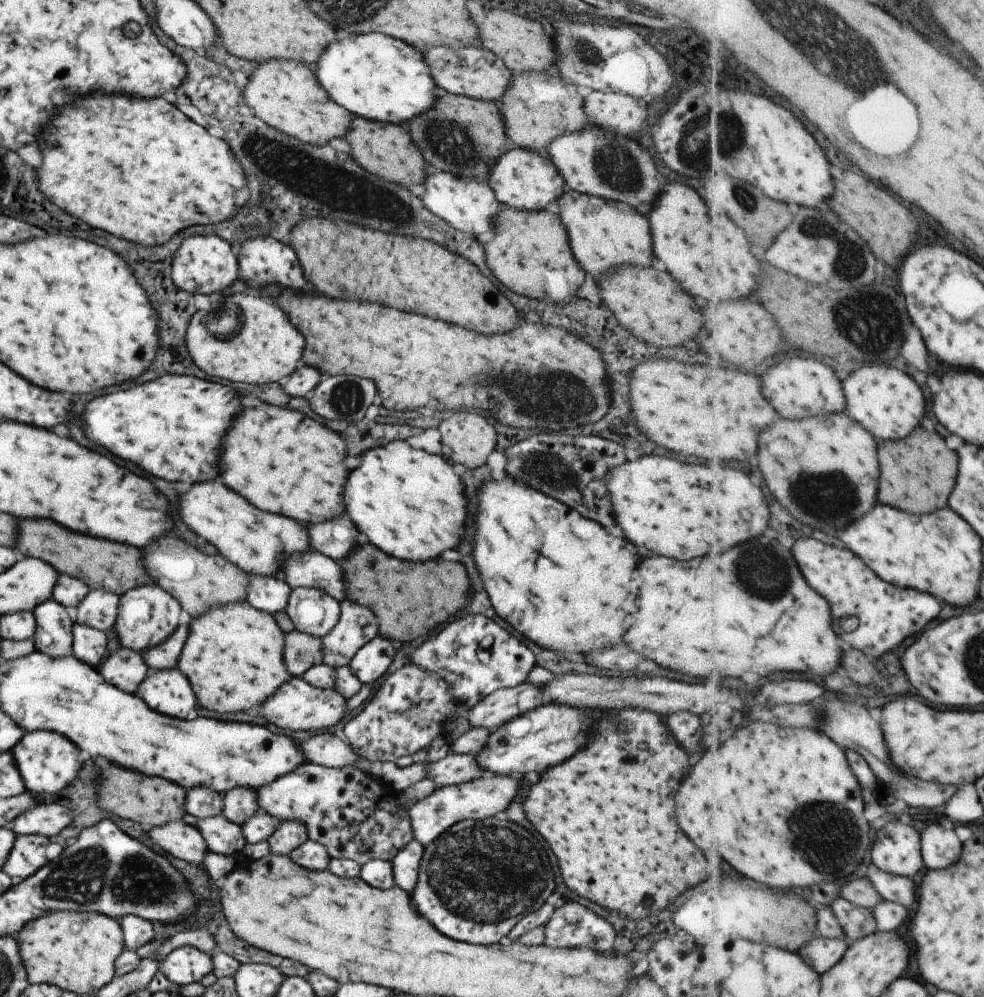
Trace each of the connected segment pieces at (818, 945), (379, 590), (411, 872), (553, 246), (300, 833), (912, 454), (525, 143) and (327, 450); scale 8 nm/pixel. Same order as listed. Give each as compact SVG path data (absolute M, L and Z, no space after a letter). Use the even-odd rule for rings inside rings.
M818 934L813 941L798 950L798 953L822 975L831 970L845 956L849 945L850 941L845 936L830 939Z
M361 539L355 544L352 552L338 564L344 578L344 598L370 608L376 615L378 635L395 646L413 642L414 638L425 638L425 634L433 634L433 628L437 628L443 622L451 622L453 614L457 614L467 602L469 578L465 574L465 568L457 562L445 562L441 558L424 563L400 561Z
M411 839L390 860L395 886L402 888L408 894L417 884L419 861L423 854L424 846Z
M500 203L500 208L496 214L496 217L494 218L493 236L495 236L493 242L483 244L484 257L486 265L489 267L491 272L490 277L493 280L499 281L502 284L503 289L509 289L515 294L541 302L551 302L551 304L567 304L567 302L571 302L571 298L577 294L577 288L583 284L583 278L585 278L585 276L583 276L583 270L579 268L579 264L577 264L577 268L575 268L575 260L573 260L573 256L571 256L571 250L569 250L569 246L567 246L567 234L565 234L565 228L561 226L561 222L559 222L559 218L557 218L555 214L551 214L551 212L543 212L543 209L541 209L541 212L520 211Z
M280 821L267 842L272 855L288 855L289 851L308 839L306 828L299 821Z
M919 428L905 440L897 442L887 442L881 446L881 468L883 468L883 478L881 478L881 498L879 502L885 502L889 506L901 508L913 512L913 514L927 514L937 512L941 508L950 508L949 496L956 488L959 474L959 454L947 448L947 442L939 436L933 434L925 428ZM909 478L915 478L915 486L919 492L909 494Z
M531 71L513 74L510 85L506 87L506 91L497 104L504 120L504 133L508 144L513 147L535 151L541 156L546 156L546 148L553 139L569 133L578 133L588 125L588 120L582 109L582 98L575 91L575 85L548 72Z
M263 404L259 408L243 410L233 420L221 444L223 444L223 454L219 460L219 476L223 478L223 484L241 494L255 508L283 514L297 522L307 522L307 524L317 524L343 514L341 494L347 478L347 468L341 462L345 458L345 444L341 436L335 434L333 430L317 424L307 416L303 418L303 414L299 412Z

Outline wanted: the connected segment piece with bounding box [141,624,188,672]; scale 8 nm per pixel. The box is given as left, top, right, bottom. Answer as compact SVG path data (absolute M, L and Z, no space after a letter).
M179 624L162 643L141 652L150 672L176 668L177 659L188 635L188 624Z

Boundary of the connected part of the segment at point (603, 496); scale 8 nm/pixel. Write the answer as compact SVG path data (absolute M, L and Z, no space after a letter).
M539 432L531 438L517 441L504 450L506 464L504 474L526 487L546 494L583 518L611 528L613 522L612 502L606 489L605 474L611 466L625 462L623 448L615 442L597 436L567 436L555 432Z

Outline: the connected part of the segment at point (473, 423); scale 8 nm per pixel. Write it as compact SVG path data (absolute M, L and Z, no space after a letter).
M455 412L447 420L442 420L436 426L440 432L440 454L453 463L463 464L467 468L477 468L483 466L485 458L495 449L495 429L483 416L475 412Z

